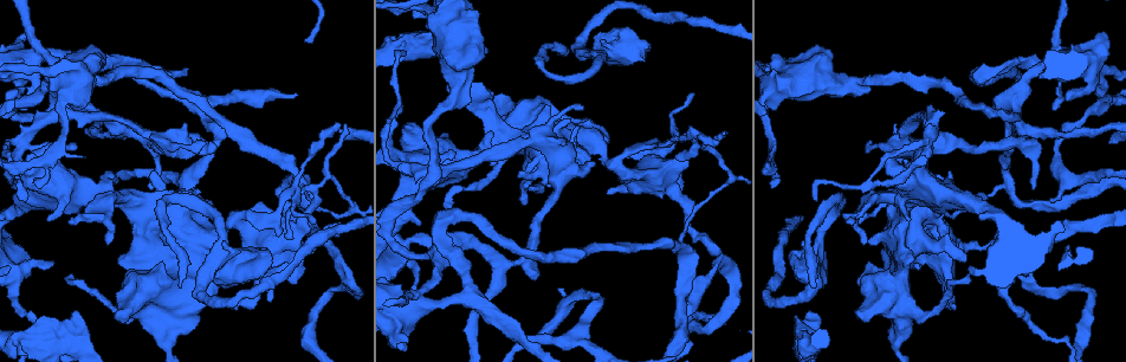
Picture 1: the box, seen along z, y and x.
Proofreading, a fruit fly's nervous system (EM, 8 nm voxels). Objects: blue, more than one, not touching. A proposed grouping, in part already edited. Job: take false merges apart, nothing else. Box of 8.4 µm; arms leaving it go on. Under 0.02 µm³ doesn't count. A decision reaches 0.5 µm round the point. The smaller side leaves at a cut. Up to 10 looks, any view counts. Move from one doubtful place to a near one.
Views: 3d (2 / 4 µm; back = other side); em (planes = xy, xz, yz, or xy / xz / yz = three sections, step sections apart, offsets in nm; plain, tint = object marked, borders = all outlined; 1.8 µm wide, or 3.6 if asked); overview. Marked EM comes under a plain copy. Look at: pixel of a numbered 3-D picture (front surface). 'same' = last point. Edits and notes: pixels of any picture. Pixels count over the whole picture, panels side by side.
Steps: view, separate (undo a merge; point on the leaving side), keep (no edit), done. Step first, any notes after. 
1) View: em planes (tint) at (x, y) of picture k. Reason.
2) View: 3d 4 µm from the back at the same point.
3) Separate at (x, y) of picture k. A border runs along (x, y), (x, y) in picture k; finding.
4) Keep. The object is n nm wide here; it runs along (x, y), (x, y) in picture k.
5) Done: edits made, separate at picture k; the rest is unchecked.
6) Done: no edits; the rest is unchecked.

View: em planes (tint) at (139, 81) of picture 1. Two arms in line, one across.

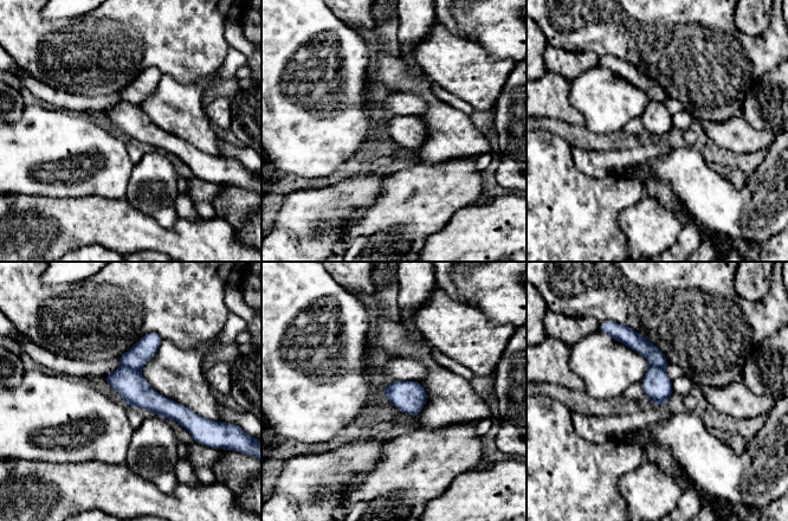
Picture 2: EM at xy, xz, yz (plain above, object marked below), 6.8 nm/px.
Keep. All the same cell.

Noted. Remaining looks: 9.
View: em 3.6 µm planes (tint) at (410, 303) of picture 1. Looks like a crossing.

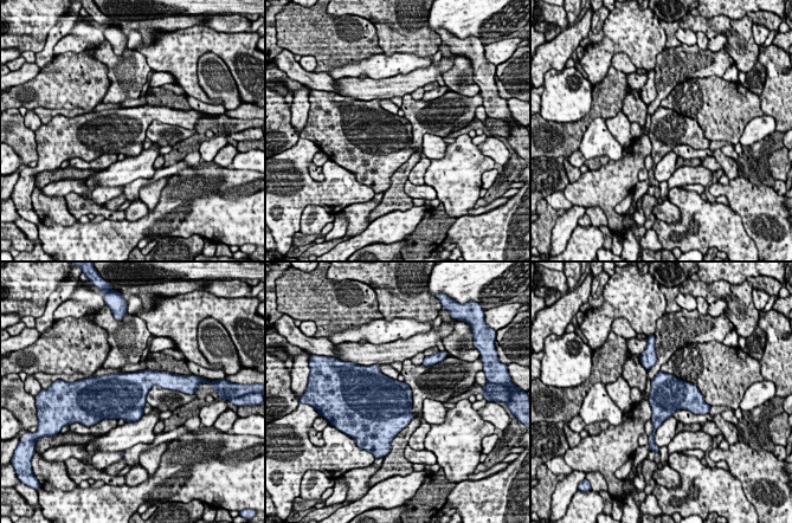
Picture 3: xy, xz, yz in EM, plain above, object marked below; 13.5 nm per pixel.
Keep. The object is 500 nm wide here; all the same cell.

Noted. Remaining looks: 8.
View: em xy step 8 (tint) at (150, 133) of picture 1. Sudden change in width.

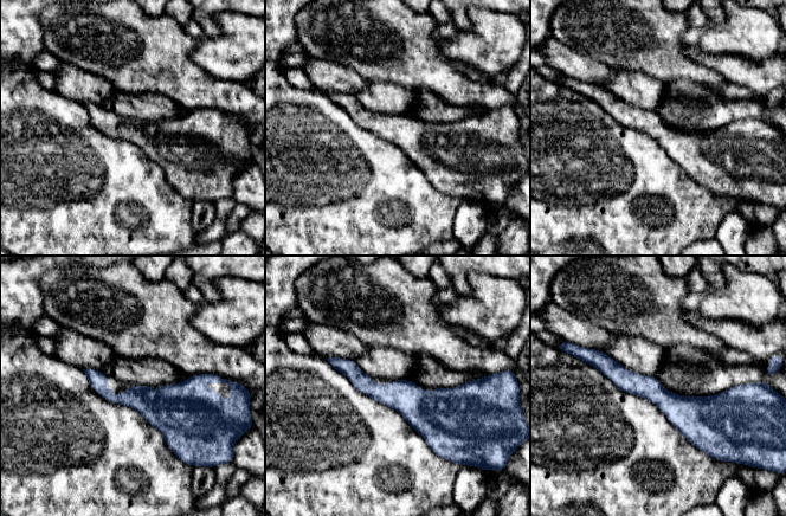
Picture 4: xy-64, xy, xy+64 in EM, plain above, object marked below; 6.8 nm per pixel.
View: em planes (borders) at the same point. Cut it another way.

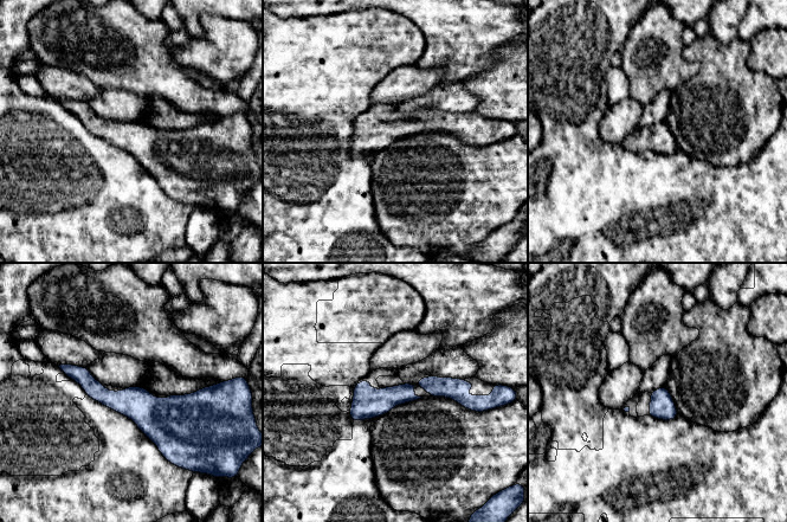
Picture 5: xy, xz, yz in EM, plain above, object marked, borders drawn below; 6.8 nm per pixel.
Keep. The object is 180 nm wide here; it runs along (65, 368), (142, 407), (201, 401) in picture 5; continuous, no second cell.

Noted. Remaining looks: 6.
View: em xz step 4 (tint) at (693, 140) of picture 1. A fork.

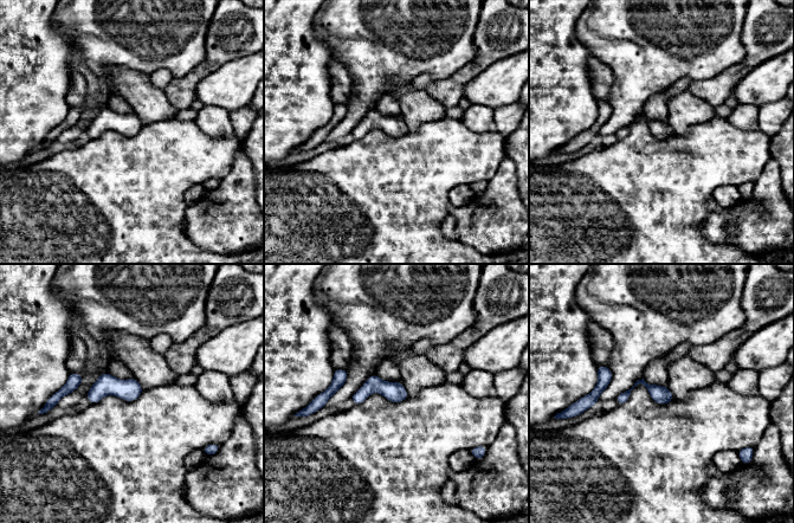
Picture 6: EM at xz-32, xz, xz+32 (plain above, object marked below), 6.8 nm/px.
View: em planes (tint) at the same point.

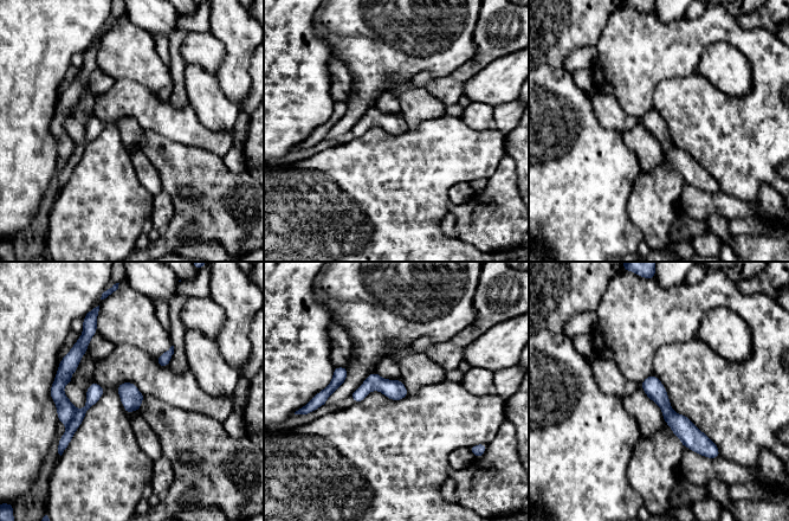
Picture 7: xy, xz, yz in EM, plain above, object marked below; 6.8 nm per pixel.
Keep. All the same cell.

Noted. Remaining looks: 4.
Done: no edits; the rest is unchecked.

